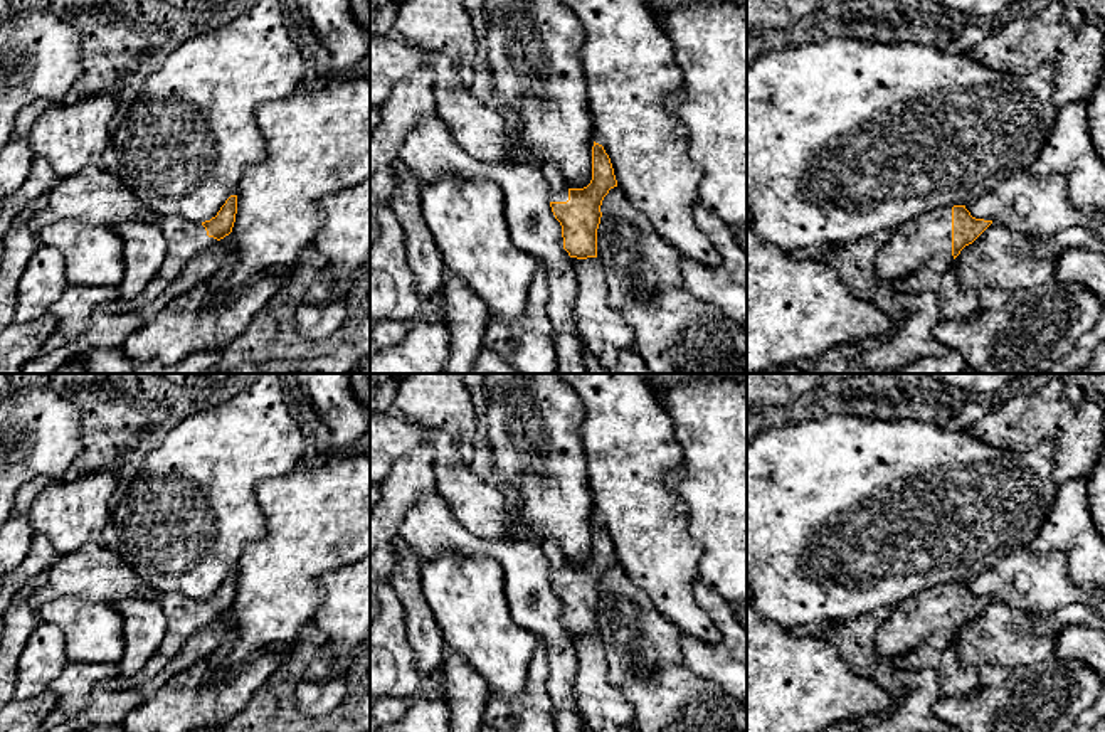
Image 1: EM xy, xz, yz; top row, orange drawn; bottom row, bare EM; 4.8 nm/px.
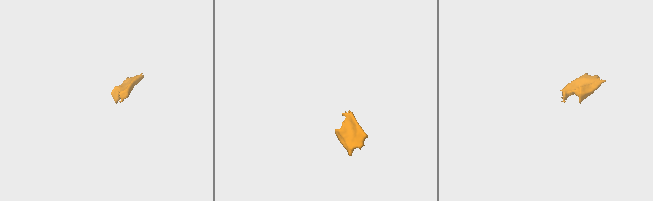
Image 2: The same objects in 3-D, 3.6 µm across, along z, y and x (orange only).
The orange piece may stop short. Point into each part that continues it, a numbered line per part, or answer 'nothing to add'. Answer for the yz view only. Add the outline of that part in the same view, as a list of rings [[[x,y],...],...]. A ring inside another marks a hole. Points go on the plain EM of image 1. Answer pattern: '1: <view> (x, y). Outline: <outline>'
1: yz (924, 618). Outline: [[[947,584],[896,604],[876,636],[876,655],[895,661],[922,643],[942,650],[952,639],[952,584]]]

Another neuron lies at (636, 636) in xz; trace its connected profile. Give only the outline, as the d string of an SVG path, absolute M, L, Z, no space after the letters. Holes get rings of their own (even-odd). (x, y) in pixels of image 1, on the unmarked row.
M617 562L604 574L597 611L609 680L621 685L627 676L648 676L659 665L685 666L683 633L669 623Z

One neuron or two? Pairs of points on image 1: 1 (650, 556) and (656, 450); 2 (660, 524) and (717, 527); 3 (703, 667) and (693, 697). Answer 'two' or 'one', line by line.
1: one
2: two
3: two

